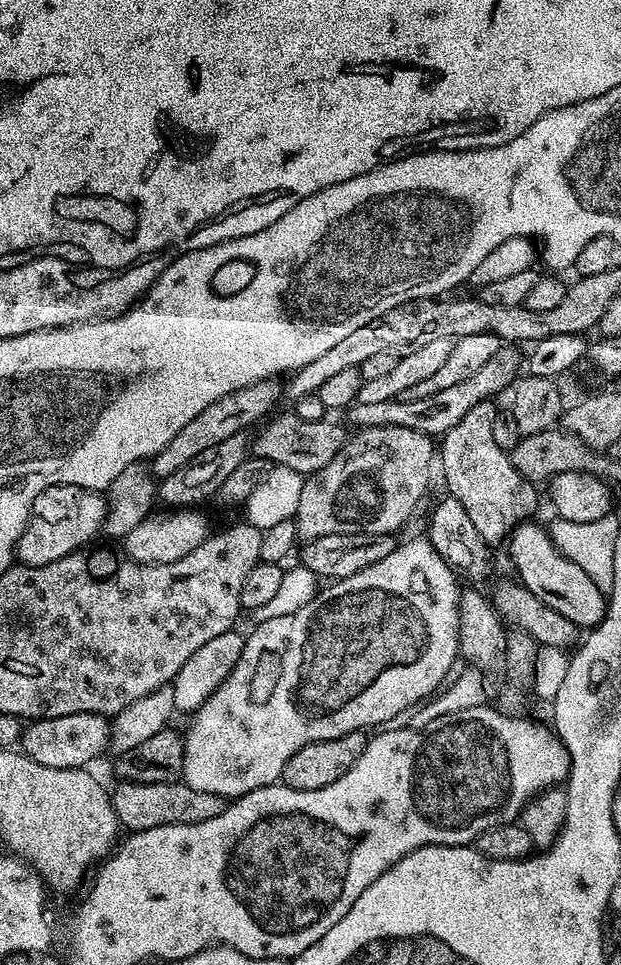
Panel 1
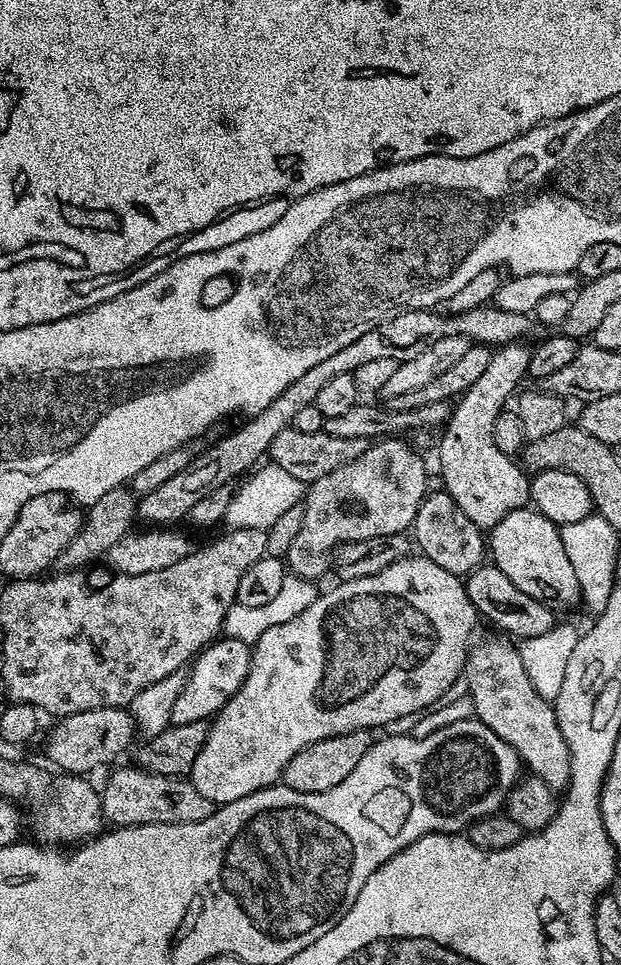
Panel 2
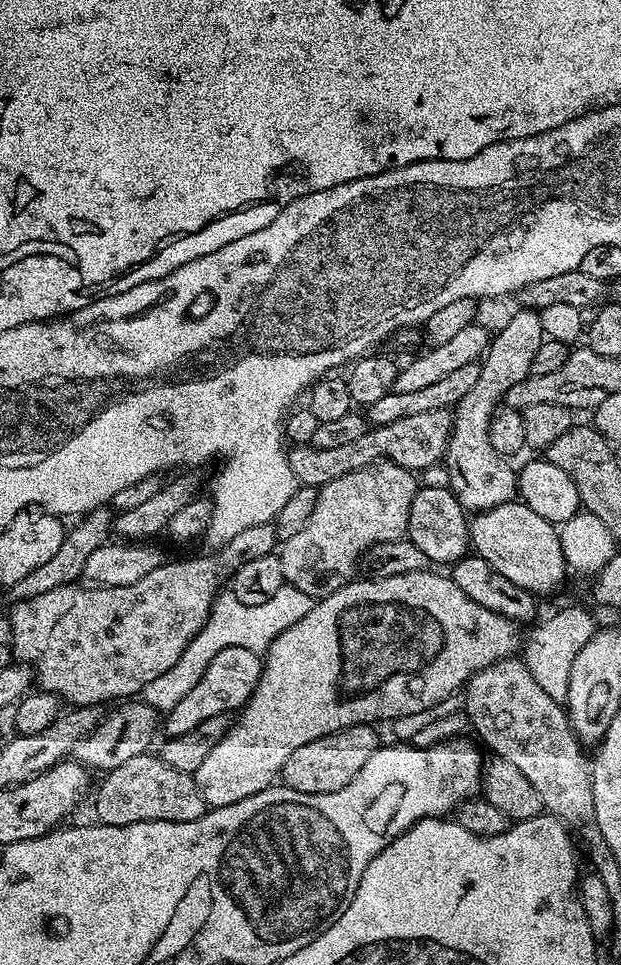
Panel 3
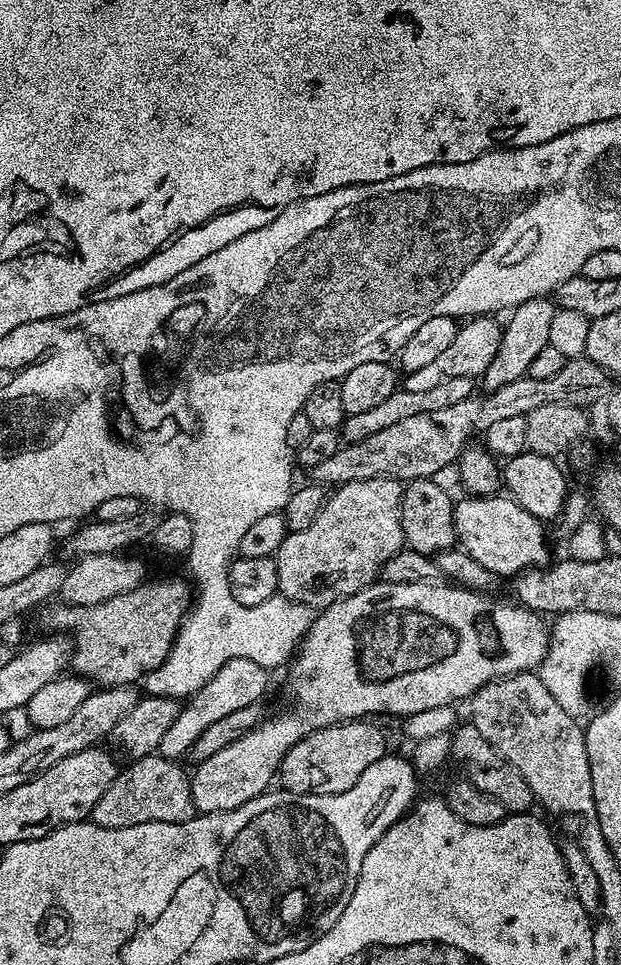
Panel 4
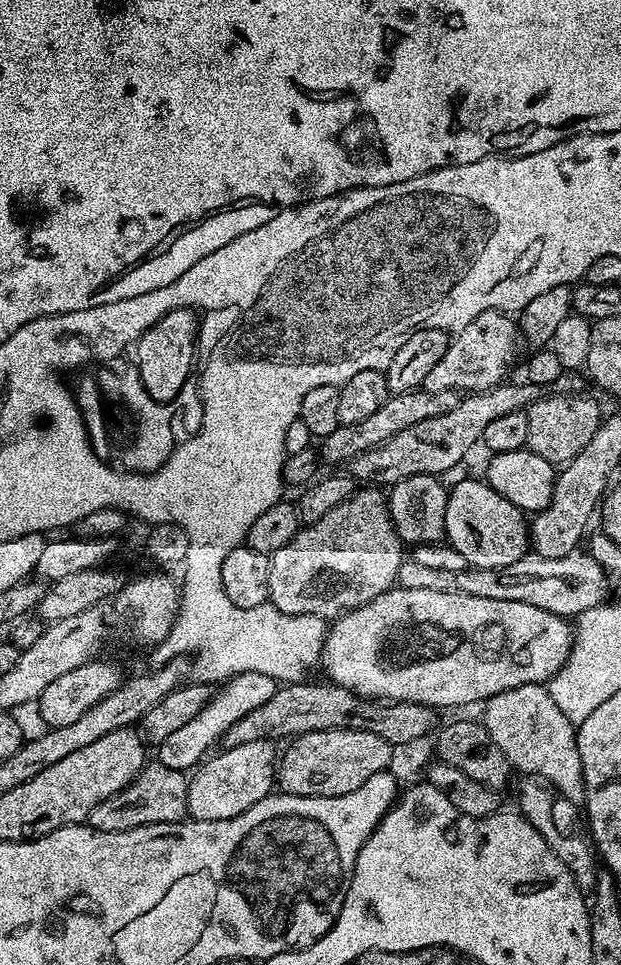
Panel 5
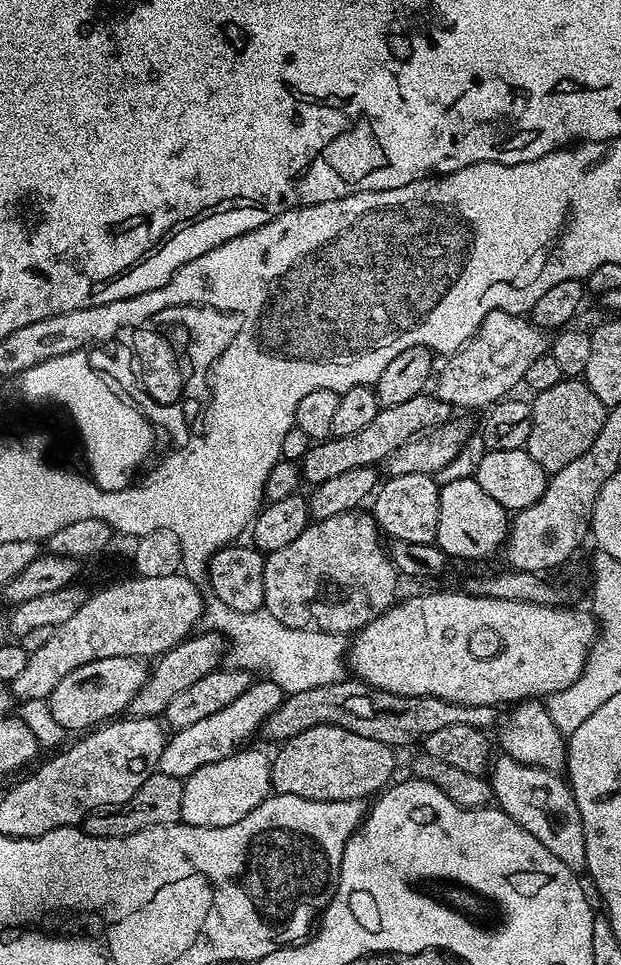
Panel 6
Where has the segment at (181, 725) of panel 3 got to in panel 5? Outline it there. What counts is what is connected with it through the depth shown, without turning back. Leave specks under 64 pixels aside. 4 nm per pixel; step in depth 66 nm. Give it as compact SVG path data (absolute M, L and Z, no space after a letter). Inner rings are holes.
M242 672L231 676L213 691L210 702L206 702L206 706L198 710L198 714L190 718L190 722L186 722L186 726L174 730L170 738L161 742L155 749L155 759L162 766L170 766L170 770L187 773L195 769L219 745L220 736L226 734L226 730L230 730L230 726L234 726L238 718L250 714L250 710L258 710L258 706L264 705L276 693L277 687L278 681L266 678L266 674Z

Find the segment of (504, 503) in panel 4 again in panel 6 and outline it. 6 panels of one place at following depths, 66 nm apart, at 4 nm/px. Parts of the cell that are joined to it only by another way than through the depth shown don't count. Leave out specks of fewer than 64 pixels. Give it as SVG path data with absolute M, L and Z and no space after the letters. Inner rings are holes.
M468 475L449 484L440 484L438 526L440 531L435 544L450 558L456 559L457 556L460 560L484 560L503 549L504 541L508 539L510 513Z

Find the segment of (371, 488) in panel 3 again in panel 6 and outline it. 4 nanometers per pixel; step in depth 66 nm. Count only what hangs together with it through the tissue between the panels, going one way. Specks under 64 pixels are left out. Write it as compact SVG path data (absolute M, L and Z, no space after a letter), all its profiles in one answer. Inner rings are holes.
M357 510L354 512L343 512L342 514L334 514L334 518L326 518L325 520L312 520L306 530L302 530L302 534L298 534L298 538L294 538L294 542L290 542L290 546L282 546L282 550L274 550L267 553L264 565L266 566L266 598L264 599L263 609L274 614L274 618L278 618L278 622L282 622L291 628L316 628L319 632L330 632L333 634L355 634L360 629L367 626L374 618L378 618L385 610L397 603L396 596L396 580L398 581L398 573L396 567L392 565L392 559L388 556L385 545L382 543L382 533L376 524L376 519L368 510Z

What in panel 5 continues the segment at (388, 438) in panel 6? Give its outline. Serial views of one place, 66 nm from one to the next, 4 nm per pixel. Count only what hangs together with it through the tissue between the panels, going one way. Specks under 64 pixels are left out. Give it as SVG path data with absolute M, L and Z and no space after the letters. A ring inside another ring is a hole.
M417 390L389 395L388 400L382 402L382 406L378 406L378 410L374 410L374 414L362 418L362 422L340 423L334 430L334 434L323 437L321 444L324 445L319 445L318 448L319 459L323 463L325 460L328 464L347 465L358 454L362 454L366 450L374 450L379 444L386 442L386 438L394 438L394 434L415 424L426 422L426 418L438 418L442 414L450 414L450 410L454 410L454 406L458 406L461 399L461 393L454 390L438 390L437 392Z

